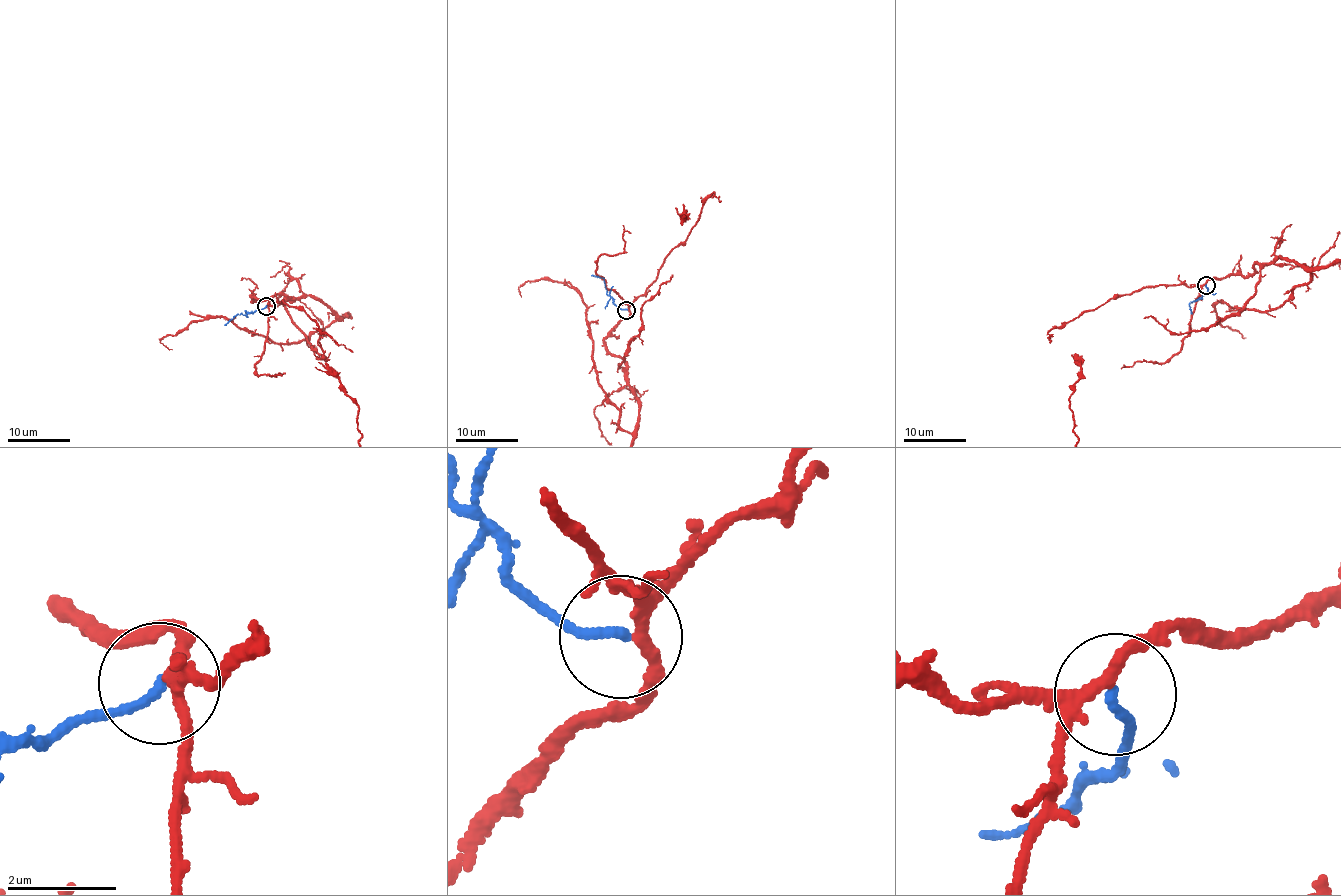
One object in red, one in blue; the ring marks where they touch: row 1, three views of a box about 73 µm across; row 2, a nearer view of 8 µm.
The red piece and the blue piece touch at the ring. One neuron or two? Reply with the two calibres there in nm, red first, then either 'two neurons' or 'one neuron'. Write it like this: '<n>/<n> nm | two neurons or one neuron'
180/170 nm | two neurons

